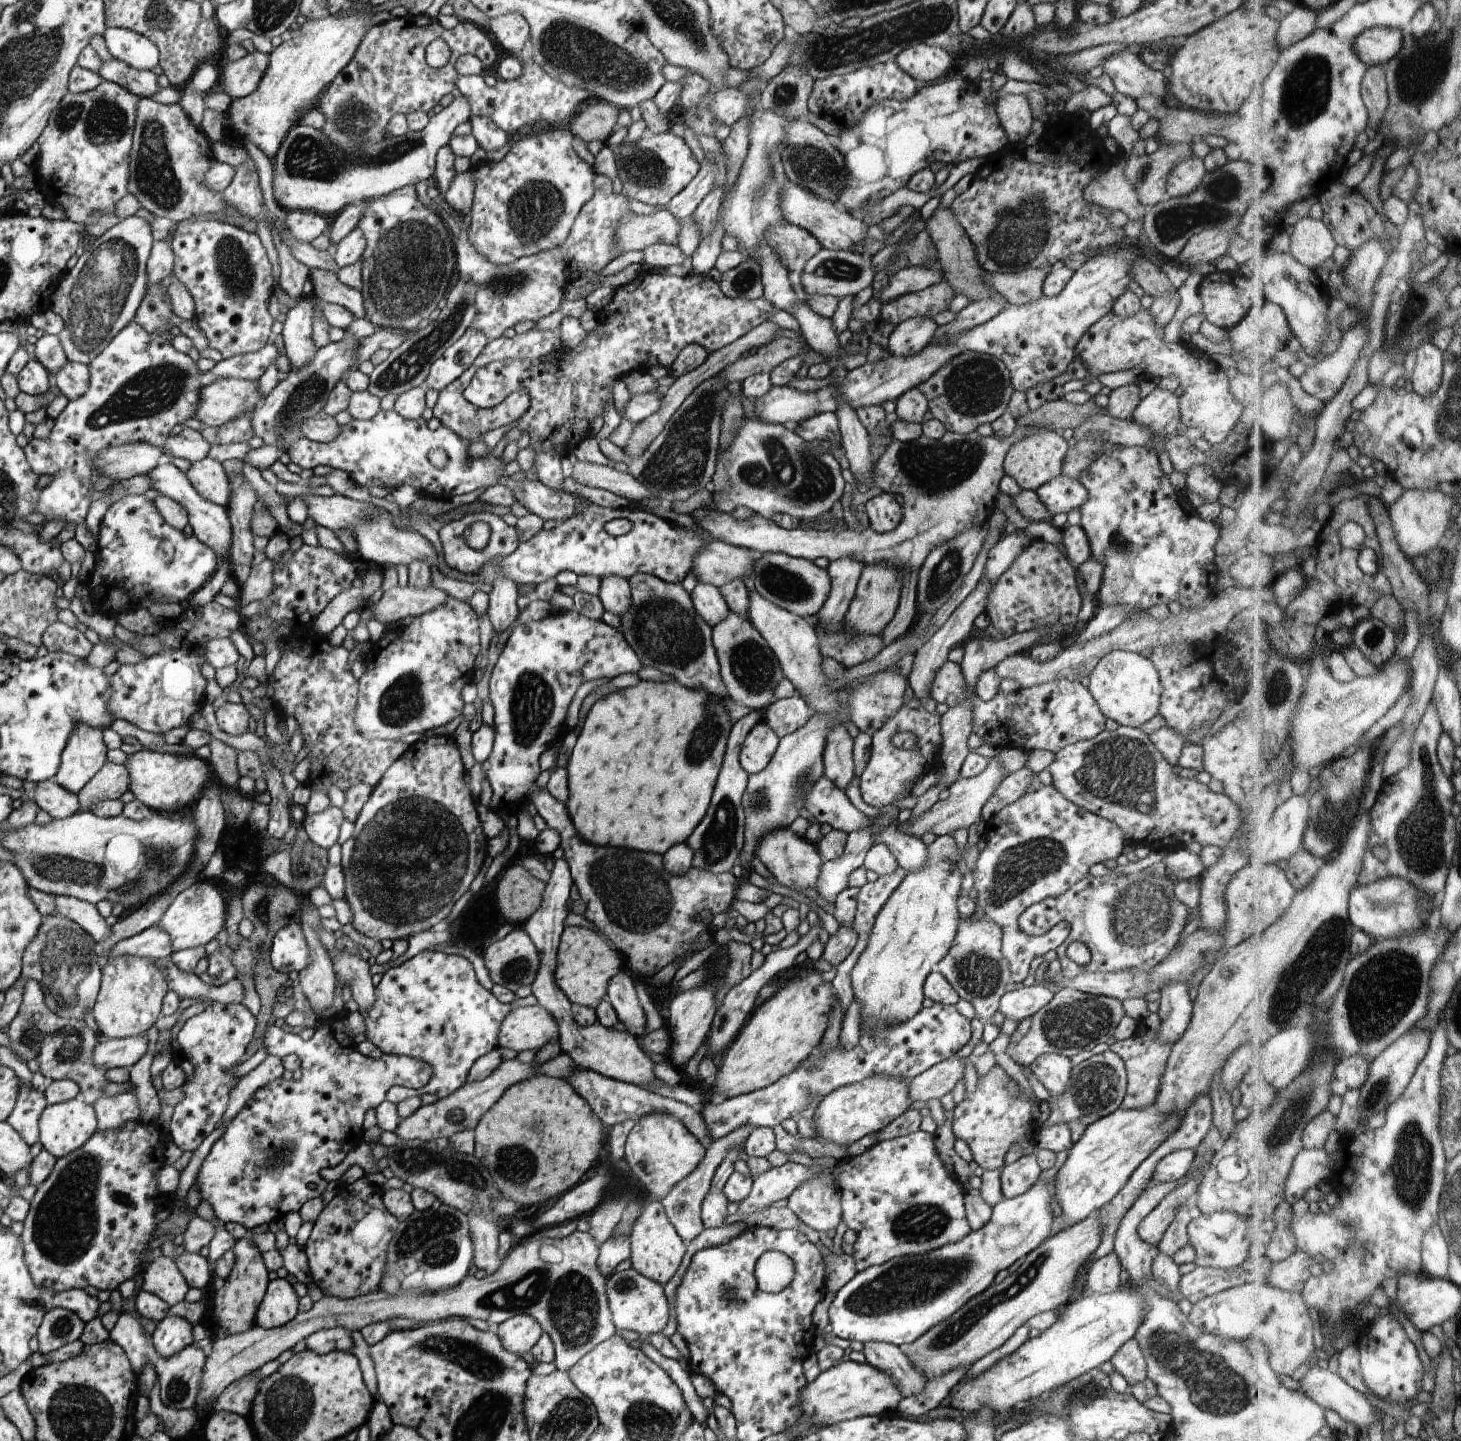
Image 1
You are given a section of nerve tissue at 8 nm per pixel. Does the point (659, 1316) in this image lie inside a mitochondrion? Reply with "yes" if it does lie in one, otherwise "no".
no

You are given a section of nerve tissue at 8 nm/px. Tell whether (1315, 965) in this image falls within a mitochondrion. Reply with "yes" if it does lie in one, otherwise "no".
yes

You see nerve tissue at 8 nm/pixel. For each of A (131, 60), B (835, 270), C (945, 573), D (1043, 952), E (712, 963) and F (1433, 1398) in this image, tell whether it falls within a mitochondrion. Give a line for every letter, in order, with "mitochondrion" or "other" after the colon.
A: other
B: mitochondrion
C: mitochondrion
D: other
E: other
F: other

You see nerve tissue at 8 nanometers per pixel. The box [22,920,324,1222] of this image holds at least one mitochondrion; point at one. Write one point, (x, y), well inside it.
(284, 1151)

